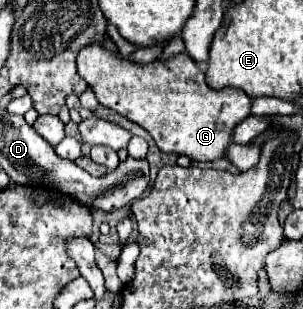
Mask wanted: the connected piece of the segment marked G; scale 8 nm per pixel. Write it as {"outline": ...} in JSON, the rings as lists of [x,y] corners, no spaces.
{"outline":[[[98,44],[84,46],[78,54],[78,72],[96,92],[102,106],[116,110],[150,132],[162,152],[186,154],[198,162],[212,162],[226,154],[232,144],[234,126],[250,116],[252,98],[238,90],[214,90],[206,84],[204,72],[184,52],[168,60],[154,60],[146,66],[122,62]]]}

